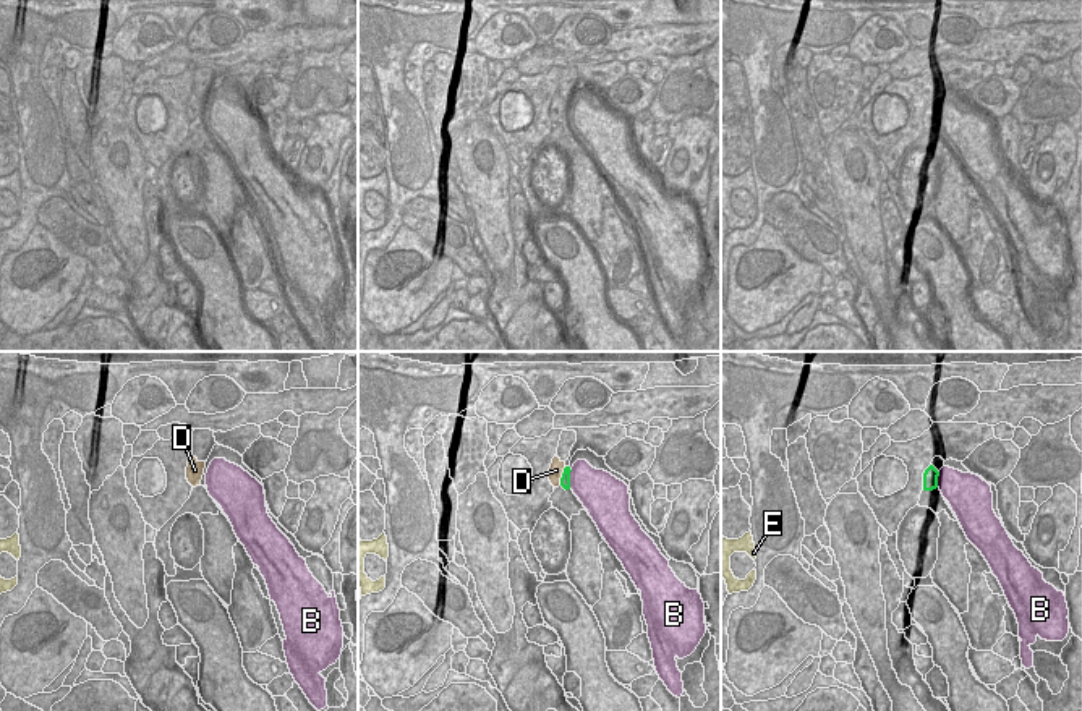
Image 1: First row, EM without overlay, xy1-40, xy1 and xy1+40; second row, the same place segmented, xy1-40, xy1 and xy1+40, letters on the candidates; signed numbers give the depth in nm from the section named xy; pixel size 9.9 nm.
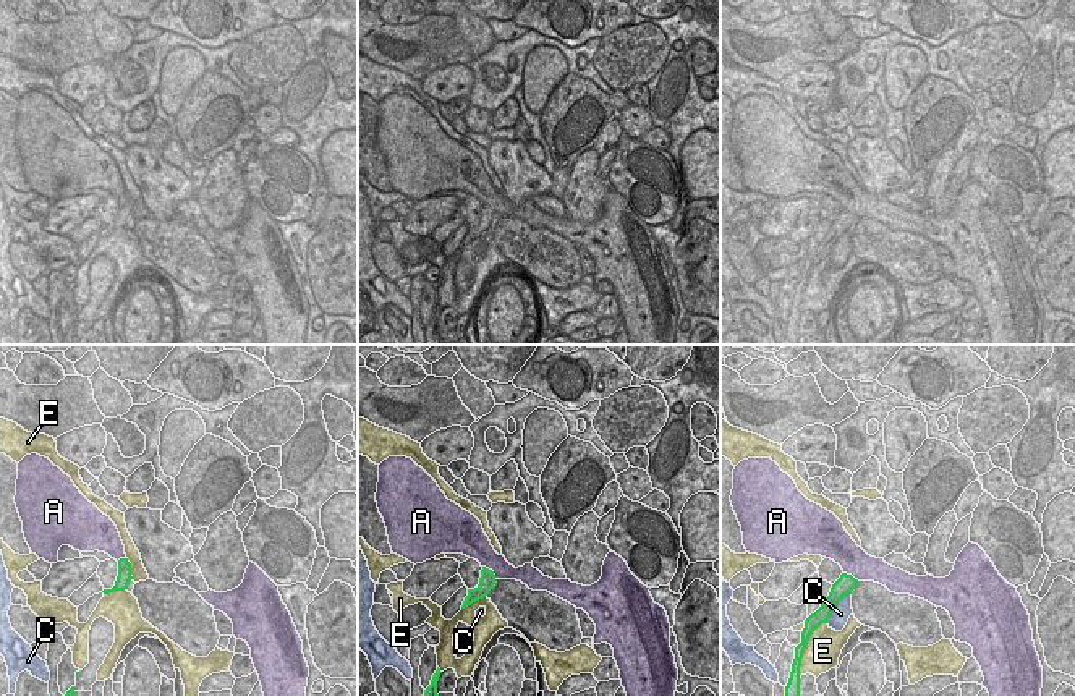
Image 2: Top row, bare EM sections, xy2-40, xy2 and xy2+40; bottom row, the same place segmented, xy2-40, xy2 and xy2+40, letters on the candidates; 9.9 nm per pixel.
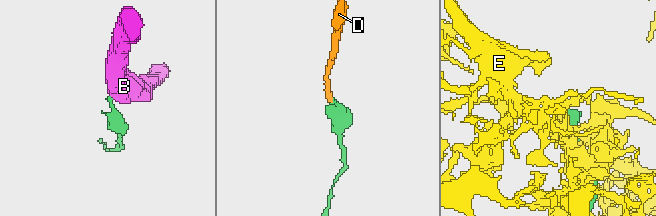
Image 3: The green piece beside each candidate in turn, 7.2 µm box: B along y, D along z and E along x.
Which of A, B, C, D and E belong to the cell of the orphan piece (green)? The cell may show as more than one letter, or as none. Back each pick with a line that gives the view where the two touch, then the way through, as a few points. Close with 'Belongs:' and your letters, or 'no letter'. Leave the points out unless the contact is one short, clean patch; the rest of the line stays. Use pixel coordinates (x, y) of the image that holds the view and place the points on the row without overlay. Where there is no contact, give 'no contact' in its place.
D: meets green in xy1; runs through xy1 (566, 114), (562, 114), (556, 107)
Belongs: D

